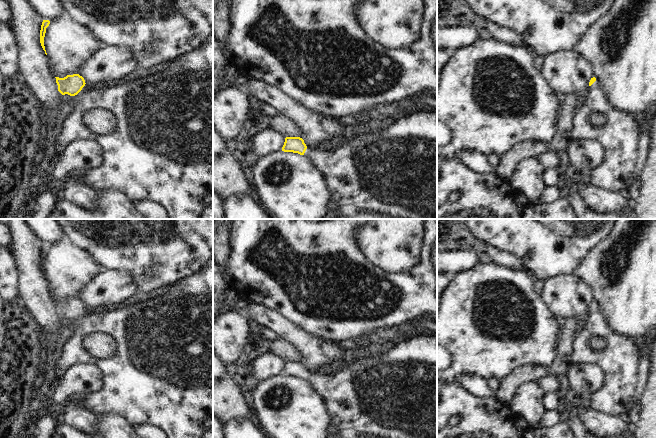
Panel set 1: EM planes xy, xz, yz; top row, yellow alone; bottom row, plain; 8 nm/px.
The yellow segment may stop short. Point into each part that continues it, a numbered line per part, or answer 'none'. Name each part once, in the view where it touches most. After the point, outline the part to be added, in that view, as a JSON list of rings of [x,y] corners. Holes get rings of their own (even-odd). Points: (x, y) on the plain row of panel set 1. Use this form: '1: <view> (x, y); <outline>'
1: xy (161, 371); [[[213,256],[198,273],[167,286],[164,292],[156,297],[110,311],[87,311],[85,308],[77,319],[72,320],[72,325],[73,331],[71,336],[64,344],[62,353],[58,358],[58,364],[56,366],[57,376],[59,378],[62,377],[65,371],[75,364],[93,364],[99,368],[102,374],[103,386],[98,391],[85,395],[83,407],[87,411],[96,415],[118,414],[132,426],[138,424],[155,426],[161,429],[168,438],[202,438],[202,435],[206,431],[203,427],[203,422],[206,419],[213,418]],[[95,332],[108,334],[115,341],[113,354],[105,360],[99,360],[91,356],[82,347],[83,337]]]

